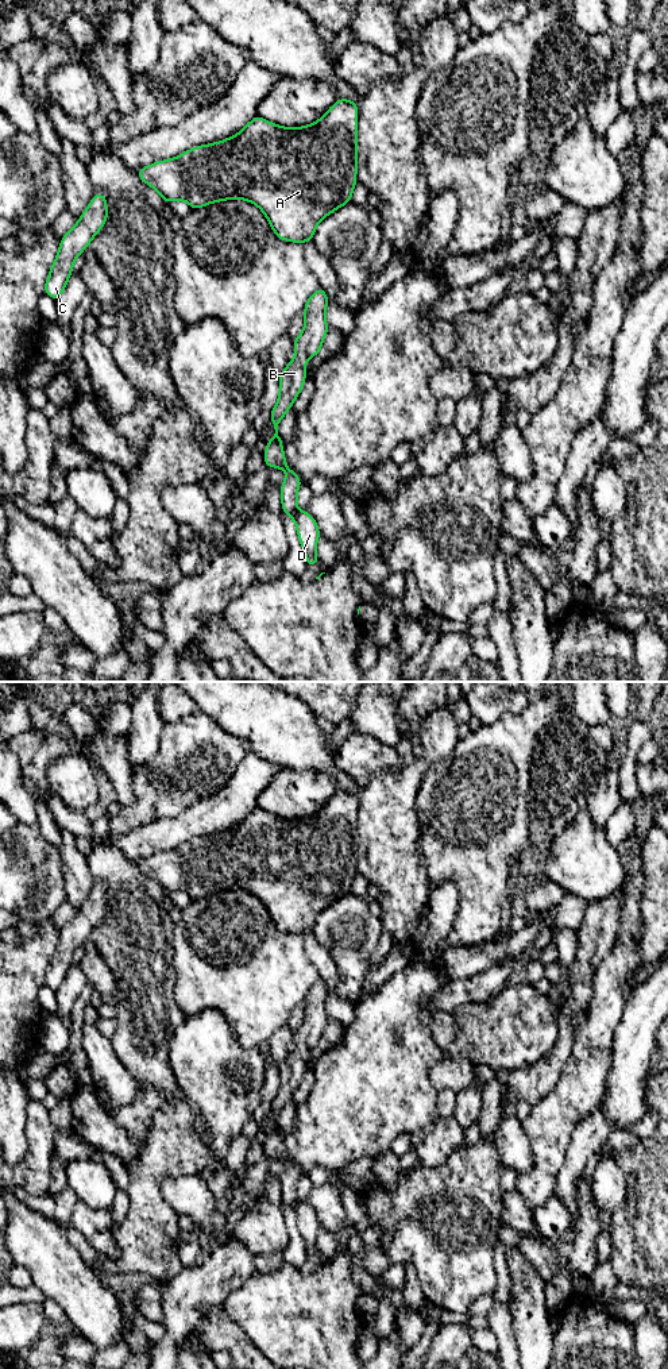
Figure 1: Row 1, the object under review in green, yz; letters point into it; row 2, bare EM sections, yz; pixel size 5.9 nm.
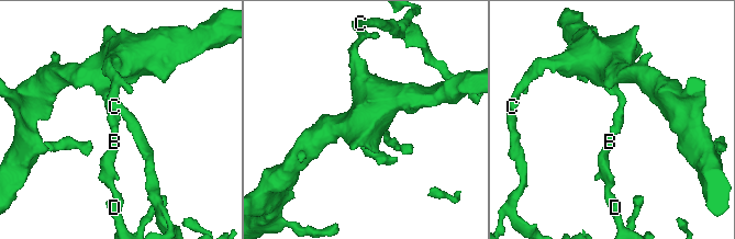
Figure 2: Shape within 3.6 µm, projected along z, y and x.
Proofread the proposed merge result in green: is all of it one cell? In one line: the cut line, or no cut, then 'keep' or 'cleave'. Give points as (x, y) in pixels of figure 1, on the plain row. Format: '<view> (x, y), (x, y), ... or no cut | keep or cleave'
no cut | keep

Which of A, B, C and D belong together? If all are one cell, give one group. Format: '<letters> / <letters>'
A B C D

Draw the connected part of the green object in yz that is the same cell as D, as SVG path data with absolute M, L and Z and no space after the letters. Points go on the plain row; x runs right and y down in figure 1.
M323 979L305 994L305 1015L300 1027L293 1030L296 1049L291 1050L279 1067L279 1088L277 1096L271 1100L270 1114L275 1125L269 1131L265 1141L265 1157L282 1160L286 1164L285 1173L281 1177L282 1202L294 1211L300 1234L302 1237L308 1258L318 1257L316 1234L321 1227L316 1211L309 1203L297 1200L297 1183L302 1176L297 1164L291 1162L285 1152L282 1130L278 1126L278 1117L305 1075L305 1053L313 1046L321 1045L321 1034L329 1021L325 1011L328 987Z

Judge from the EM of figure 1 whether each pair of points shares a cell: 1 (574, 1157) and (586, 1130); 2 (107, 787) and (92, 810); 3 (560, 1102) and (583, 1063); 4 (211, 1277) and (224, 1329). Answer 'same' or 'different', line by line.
1: same
2: same
3: same
4: different

